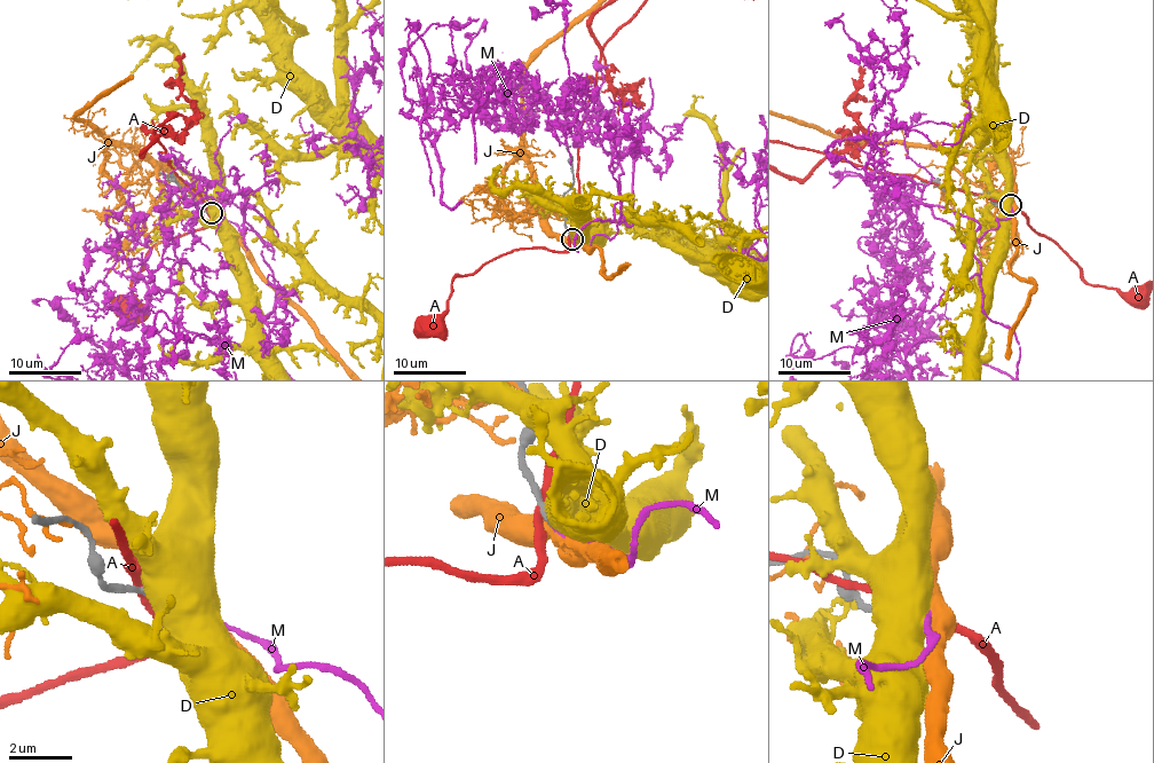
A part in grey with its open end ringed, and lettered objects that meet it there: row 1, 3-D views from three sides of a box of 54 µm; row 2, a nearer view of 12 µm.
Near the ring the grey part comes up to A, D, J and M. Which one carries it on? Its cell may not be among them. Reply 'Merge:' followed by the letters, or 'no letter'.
Merge: M

